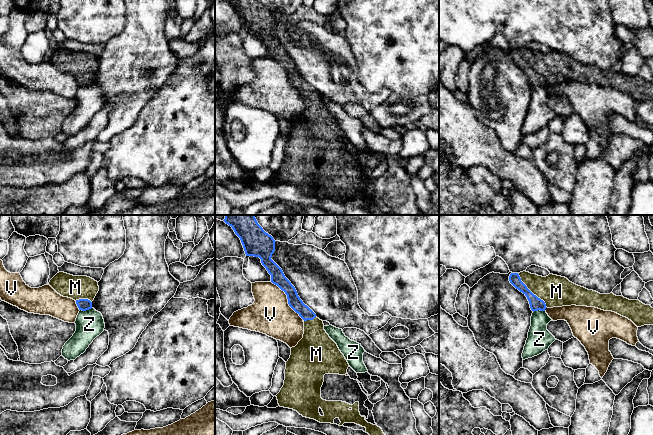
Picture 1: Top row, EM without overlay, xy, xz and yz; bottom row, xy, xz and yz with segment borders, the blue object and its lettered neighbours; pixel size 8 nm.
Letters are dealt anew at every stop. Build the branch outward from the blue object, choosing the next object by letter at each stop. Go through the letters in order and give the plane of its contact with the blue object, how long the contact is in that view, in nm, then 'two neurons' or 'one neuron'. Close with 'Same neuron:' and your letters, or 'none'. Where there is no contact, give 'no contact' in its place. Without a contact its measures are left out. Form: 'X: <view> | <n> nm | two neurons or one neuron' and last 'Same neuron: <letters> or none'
M: yz | 380 nm | one neuron
V: xz | 400 nm | two neurons
Z: xy | 100 nm | two neurons
Same neuron: M

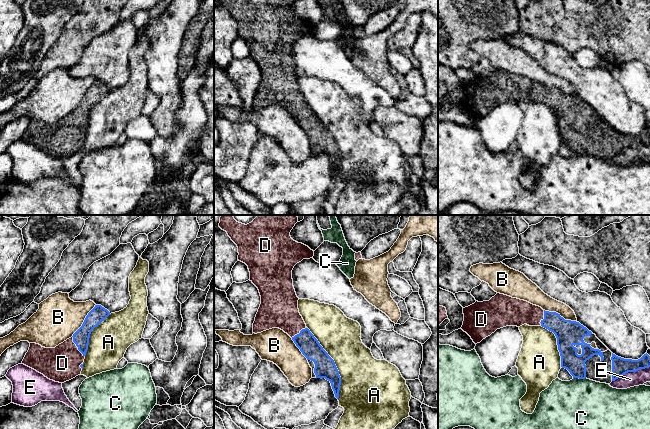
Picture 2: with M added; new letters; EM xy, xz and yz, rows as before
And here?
A: xz | 650 nm | two neurons
B: yz | 280 nm | two neurons
C: yz | 100 nm | two neurons
D: xy | 190 nm | one neuron
E: yz | 320 nm | two neurons
Same neuron: D

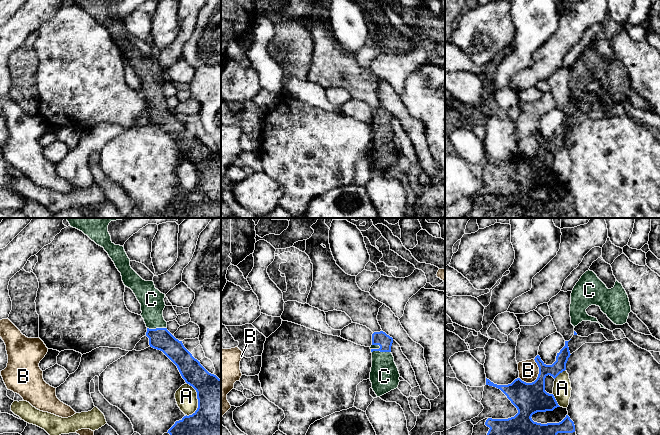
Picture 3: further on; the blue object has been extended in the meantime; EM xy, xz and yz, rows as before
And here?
A: xy | 280 nm | two neurons
B: yz | 220 nm | two neurons
C: xz | 170 nm | one neuron
Same neuron: C

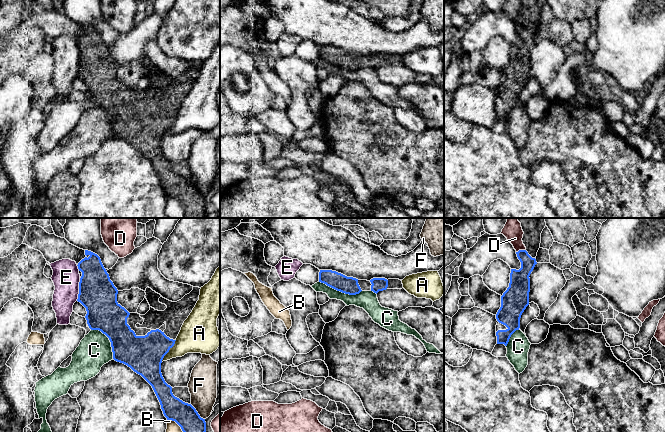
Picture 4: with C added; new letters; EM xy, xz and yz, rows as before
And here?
A: xy | 220 nm | two neurons
B: xy | 160 nm | two neurons
C: xz | 360 nm | two neurons
D: yz | 80 nm | two neurons
E: xy | 190 nm | two neurons
F: xy | 170 nm | two neurons
Same neuron: none

